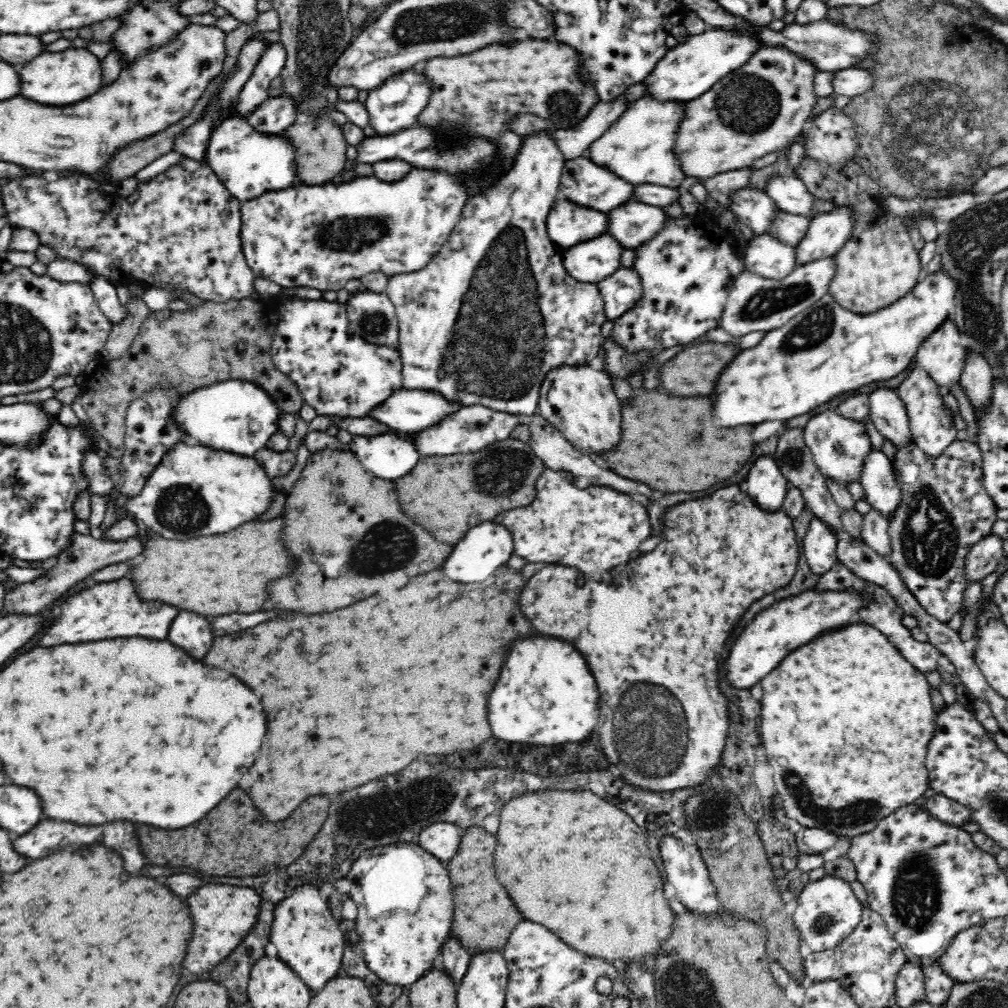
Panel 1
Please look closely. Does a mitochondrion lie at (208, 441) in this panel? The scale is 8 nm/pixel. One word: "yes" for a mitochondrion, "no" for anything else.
no

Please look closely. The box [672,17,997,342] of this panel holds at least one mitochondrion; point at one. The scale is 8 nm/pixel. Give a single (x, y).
(937, 136)

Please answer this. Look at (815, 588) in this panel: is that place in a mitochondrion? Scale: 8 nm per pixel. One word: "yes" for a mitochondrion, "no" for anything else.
no

